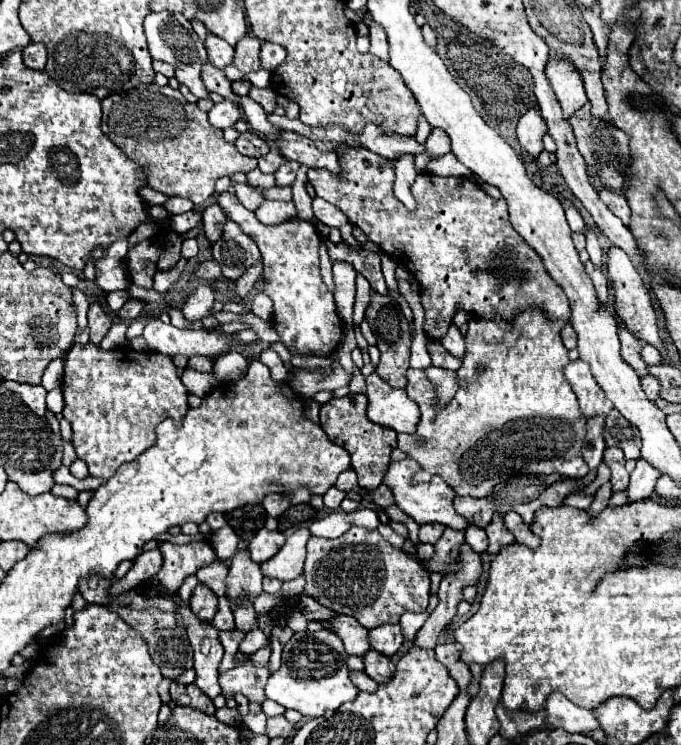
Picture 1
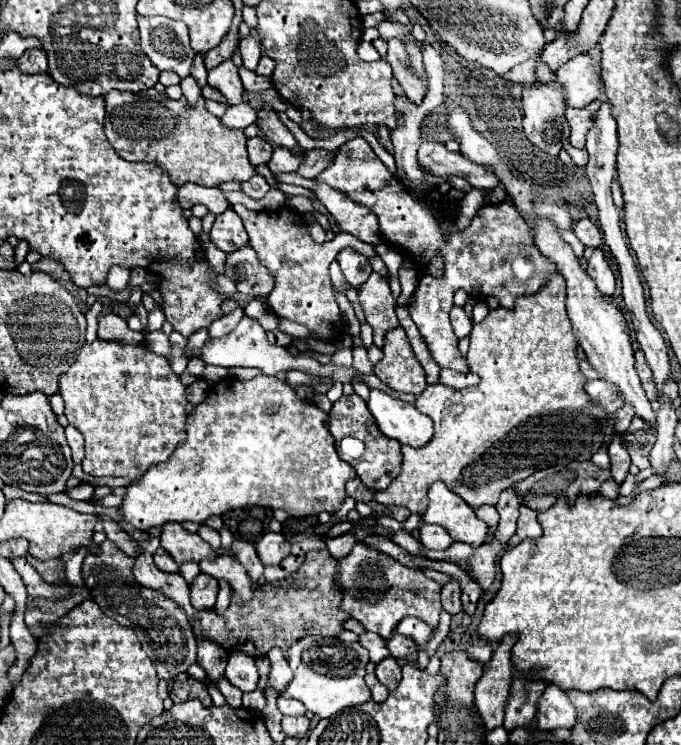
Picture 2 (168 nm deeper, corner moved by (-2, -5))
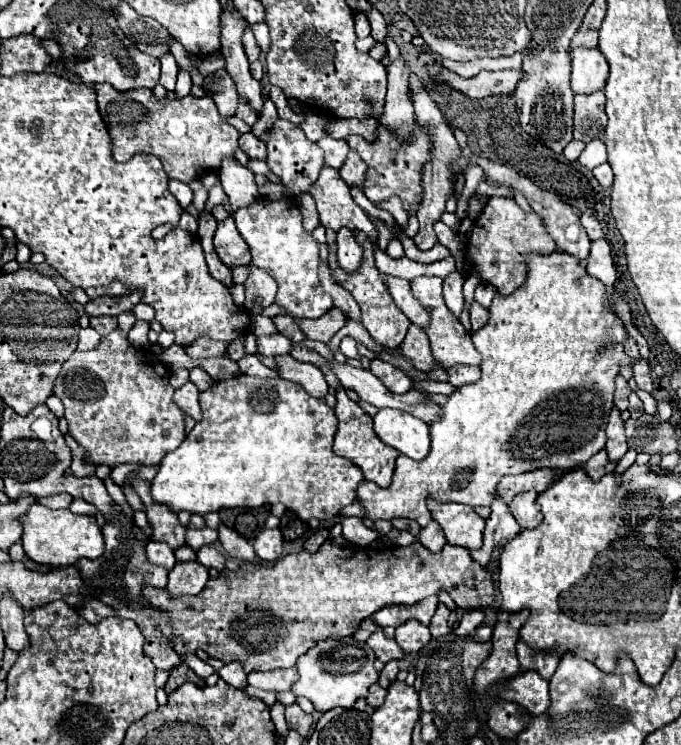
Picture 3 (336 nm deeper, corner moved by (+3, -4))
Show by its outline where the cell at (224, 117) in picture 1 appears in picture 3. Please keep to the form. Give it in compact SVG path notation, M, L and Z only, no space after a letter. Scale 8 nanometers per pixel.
M240 102L240 104L238 104L236 116L238 116L240 120L244 120L246 124L250 124L250 126L258 120L258 112L256 112L252 106L248 106L248 102Z

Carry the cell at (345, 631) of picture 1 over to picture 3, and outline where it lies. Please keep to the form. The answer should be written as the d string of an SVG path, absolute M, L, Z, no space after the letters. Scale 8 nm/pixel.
M382 630L374 632L374 634L370 636L368 644L370 644L370 648L376 652L376 658L382 660L384 664L390 662L390 660L400 660L400 658L406 656L406 654L402 652L402 648L396 644L396 640L388 640L388 638L382 634Z

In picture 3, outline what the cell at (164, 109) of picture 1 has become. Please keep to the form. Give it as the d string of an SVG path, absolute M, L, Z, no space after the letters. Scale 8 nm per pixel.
M92 84L92 88L98 94L98 108L100 114L104 118L104 122L108 124L110 136L114 140L114 160L116 162L126 162L130 160L134 154L138 152L146 152L146 154L154 154L156 158L160 158L168 178L176 178L182 182L190 182L194 178L202 178L204 172L212 172L218 170L222 164L224 156L234 158L234 150L238 148L238 130L226 122L220 122L218 110L214 106L214 100L210 98L194 98L194 96L186 96L186 98L162 98L156 100L152 90L140 88L140 90L128 90L128 92L118 92L114 90L114 86L110 84Z

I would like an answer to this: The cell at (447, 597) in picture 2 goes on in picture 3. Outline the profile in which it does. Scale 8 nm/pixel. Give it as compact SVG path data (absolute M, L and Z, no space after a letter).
M440 604L440 606L436 608L436 614L432 616L432 622L430 622L430 632L432 632L432 636L444 636L444 634L450 632L448 616L450 616L450 610L448 610L444 604Z

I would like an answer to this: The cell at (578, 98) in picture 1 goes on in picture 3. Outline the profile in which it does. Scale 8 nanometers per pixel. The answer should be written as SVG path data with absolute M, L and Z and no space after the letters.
M598 48L572 50L572 90L576 94L592 94L602 90L608 78L608 62Z

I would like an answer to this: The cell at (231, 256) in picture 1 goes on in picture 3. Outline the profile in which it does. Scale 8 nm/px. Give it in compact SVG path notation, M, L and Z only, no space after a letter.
M250 266L252 274L248 276L248 280L244 282L246 288L246 302L244 308L256 316L260 314L264 308L268 308L270 304L274 304L276 298L276 282L270 274L266 274L264 270Z

